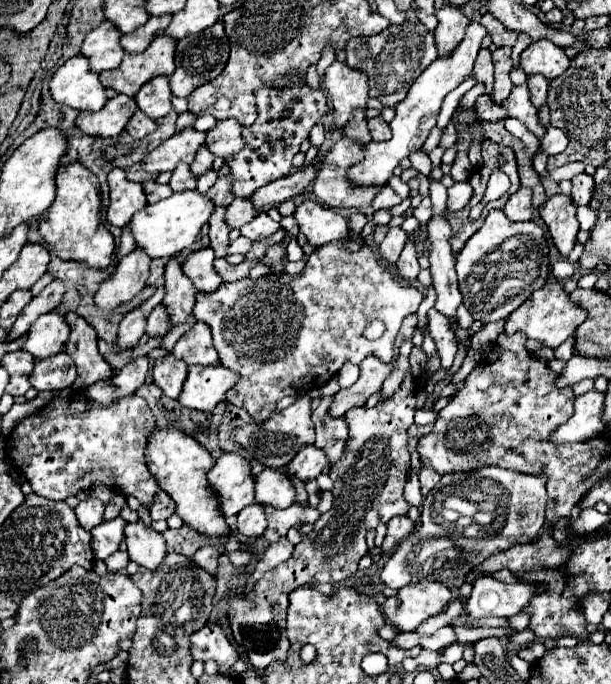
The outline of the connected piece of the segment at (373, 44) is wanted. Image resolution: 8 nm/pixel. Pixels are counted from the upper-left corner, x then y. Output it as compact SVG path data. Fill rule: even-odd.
M423 23L411 25L389 25L375 37L353 37L345 45L347 65L351 69L361 69L369 77L369 95L379 99L385 107L395 107L403 101L413 85L415 77L423 73L423 69L437 57L437 47L433 41L433 33L423 29Z

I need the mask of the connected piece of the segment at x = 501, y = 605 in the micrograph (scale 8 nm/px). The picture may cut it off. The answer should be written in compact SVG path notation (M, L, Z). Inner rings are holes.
M479 577L473 583L473 593L465 601L465 613L473 619L481 617L513 617L521 609L525 609L531 599L539 593L539 585L517 581L513 585L507 585L503 581L497 581L495 577Z

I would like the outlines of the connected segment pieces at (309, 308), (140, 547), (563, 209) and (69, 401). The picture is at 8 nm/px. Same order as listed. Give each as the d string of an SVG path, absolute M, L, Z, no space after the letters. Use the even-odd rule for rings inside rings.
M341 239L341 241L331 241L331 243L315 249L315 251L311 253L311 257L307 259L307 265L305 265L305 269L303 269L301 275L291 277L291 275L287 275L287 273L269 273L269 275L263 275L263 277L259 277L259 279L249 279L249 277L245 277L245 279L235 281L235 283L223 283L215 293L207 293L207 295L205 295L205 293L197 293L197 303L195 303L195 307L193 307L195 319L197 319L197 321L203 321L203 323L207 323L207 325L211 327L213 347L217 349L221 363L241 375L241 379L233 385L233 389L227 391L227 401L229 401L231 405L243 407L257 423L263 423L263 421L269 419L269 413L275 409L275 401L279 401L281 397L285 397L285 395L299 395L299 397L301 397L301 395L309 393L311 389L323 387L323 383L327 383L327 381L343 367L345 361L351 361L351 363L357 365L357 363L361 363L367 355L375 355L375 357L379 357L383 363L389 363L389 361L393 359L393 343L395 343L397 329L399 329L401 321L403 321L409 313L415 313L417 307L421 305L421 301L425 299L423 291L419 291L417 287L403 285L403 283L391 273L391 269L379 261L377 251L373 251L369 245L363 243L359 251L349 251L347 243L349 243L349 239ZM375 319L383 321L387 329L385 329L383 337L379 337L377 341L369 341L369 339L363 337L363 331L365 331L365 327L367 327L371 321L375 321Z
M141 521L139 523L129 523L125 529L125 543L127 543L127 553L131 561L145 569L157 569L159 563L167 555L165 539L151 527L145 527Z
M553 195L541 207L541 217L549 227L551 239L557 245L559 253L567 257L577 241L577 231L579 231L575 203L567 195Z
M67 395L59 397L39 409L37 413L25 417L7 439L7 455L15 461L15 465L25 473L33 491L41 497L53 501L65 501L67 497L75 497L81 491L89 491L91 487L103 483L123 495L133 495L147 509L153 505L153 497L159 489L157 479L149 473L145 461L145 447L149 443L149 435L157 431L155 417L143 397L131 395L113 401L111 405L99 405L97 401L83 395Z

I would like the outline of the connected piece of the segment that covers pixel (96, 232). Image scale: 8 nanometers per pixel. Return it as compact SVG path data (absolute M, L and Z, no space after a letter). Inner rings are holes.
M79 161L61 165L55 175L57 197L53 205L43 213L39 223L39 233L47 245L53 247L55 255L63 261L77 261L85 263L91 269L103 271L113 261L115 241L113 235L101 225L99 209L101 209L101 193L99 193L99 179L83 167Z

